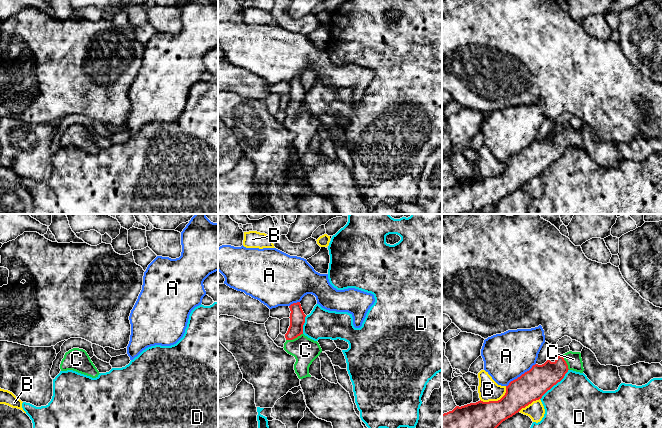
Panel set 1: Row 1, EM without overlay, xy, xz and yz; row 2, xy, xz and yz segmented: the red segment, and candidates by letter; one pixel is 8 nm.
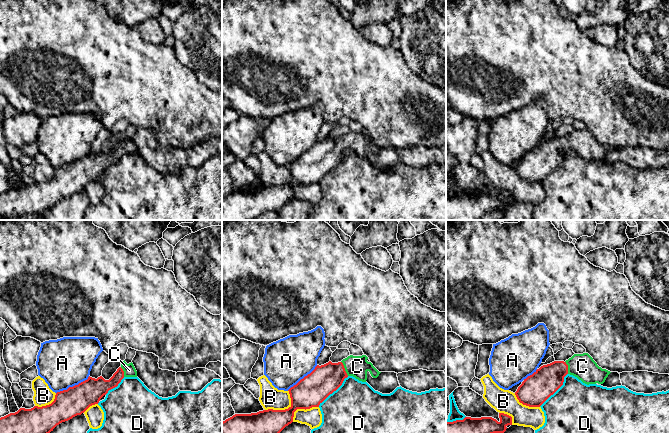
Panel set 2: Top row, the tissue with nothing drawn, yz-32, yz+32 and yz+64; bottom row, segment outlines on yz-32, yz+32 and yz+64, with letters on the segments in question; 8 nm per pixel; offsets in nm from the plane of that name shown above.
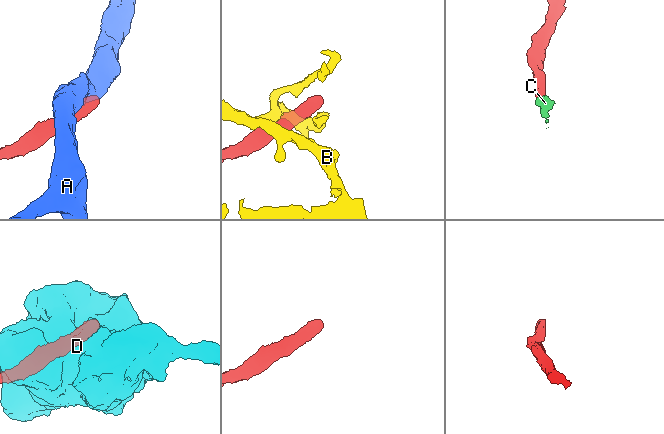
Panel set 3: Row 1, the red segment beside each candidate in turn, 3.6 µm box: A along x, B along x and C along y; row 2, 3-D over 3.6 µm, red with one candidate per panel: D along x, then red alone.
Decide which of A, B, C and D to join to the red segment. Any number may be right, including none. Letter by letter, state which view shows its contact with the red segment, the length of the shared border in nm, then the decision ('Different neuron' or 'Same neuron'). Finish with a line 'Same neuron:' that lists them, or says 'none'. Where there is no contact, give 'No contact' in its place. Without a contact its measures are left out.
A: Touches red in yz. Shared border 300 nm. Different neuron
B: Touches red in yz. Shared border 240 nm. Different neuron
C: Touches red in xz. Shared border 150 nm. Same neuron
D: Touches red in yz. Shared border 340 nm. Different neuron
Same neuron: C

